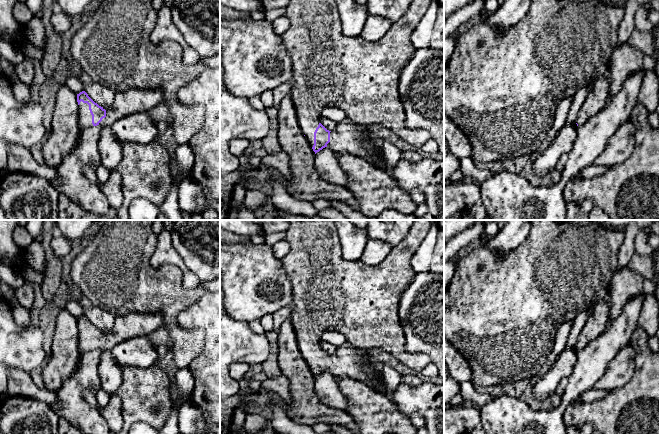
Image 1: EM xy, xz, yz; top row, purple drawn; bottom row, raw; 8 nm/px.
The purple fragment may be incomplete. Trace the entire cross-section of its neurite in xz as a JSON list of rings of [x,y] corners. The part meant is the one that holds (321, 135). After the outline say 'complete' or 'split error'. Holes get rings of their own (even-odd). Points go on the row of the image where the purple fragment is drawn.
[[[289,0],[284,16],[289,19],[290,27],[281,38],[292,62],[290,95],[300,129],[315,154],[328,147],[338,156],[356,155],[376,166],[374,153],[368,147],[368,139],[374,134],[369,128],[371,125],[388,128],[404,141],[419,148],[431,139],[430,133],[425,130],[406,128],[405,112],[398,92],[401,72],[417,49],[410,40],[411,34],[421,22],[430,4],[431,0],[413,0],[406,13],[392,23],[382,38],[375,42],[367,42],[359,37],[348,37],[343,33],[336,0]],[[325,108],[338,108],[346,113],[346,119],[338,123],[333,131],[327,130],[320,123],[320,113]]]; split error

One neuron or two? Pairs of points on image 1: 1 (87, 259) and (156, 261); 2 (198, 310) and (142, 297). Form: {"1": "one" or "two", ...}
{"1": "two", "2": "two"}

